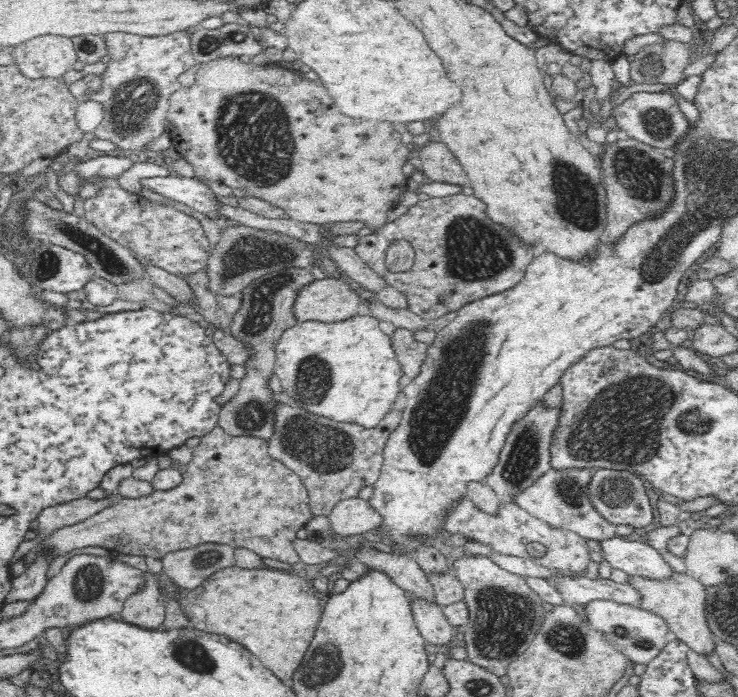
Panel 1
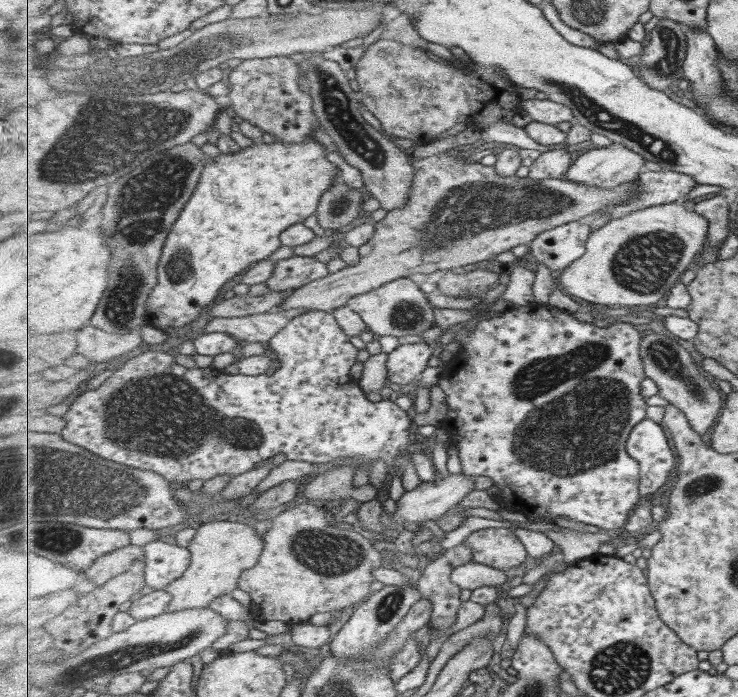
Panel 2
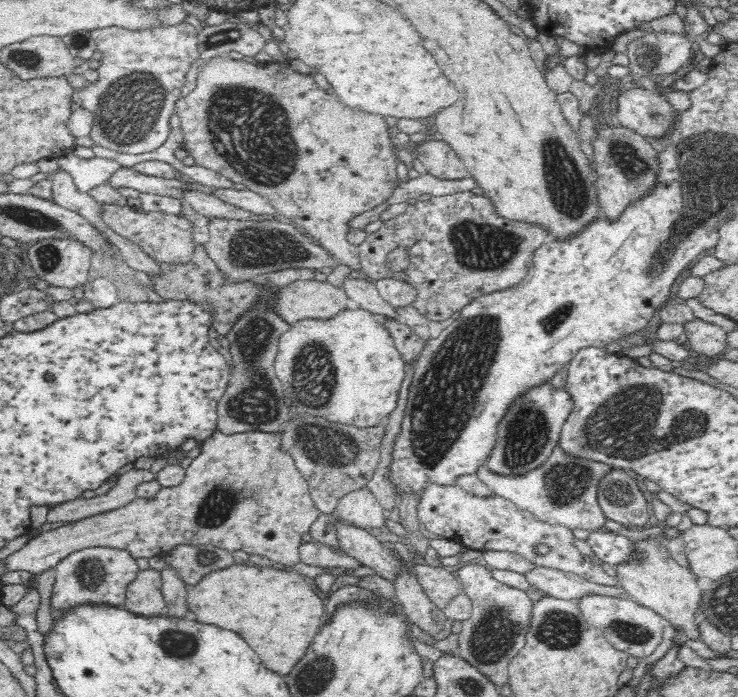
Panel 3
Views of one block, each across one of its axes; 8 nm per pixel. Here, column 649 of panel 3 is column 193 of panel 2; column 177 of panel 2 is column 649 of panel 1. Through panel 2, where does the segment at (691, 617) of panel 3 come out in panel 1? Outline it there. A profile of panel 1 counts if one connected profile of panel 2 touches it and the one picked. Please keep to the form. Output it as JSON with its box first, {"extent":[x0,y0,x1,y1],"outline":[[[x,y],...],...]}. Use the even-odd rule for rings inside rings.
{"extent":[628,573,715,658],"outline":[[[674,573],[671,579],[656,581],[648,578],[630,577],[628,583],[642,593],[639,605],[642,609],[661,616],[668,625],[673,639],[688,645],[696,654],[703,658],[715,652],[715,636],[711,633],[705,615],[707,587],[686,573]]]}

